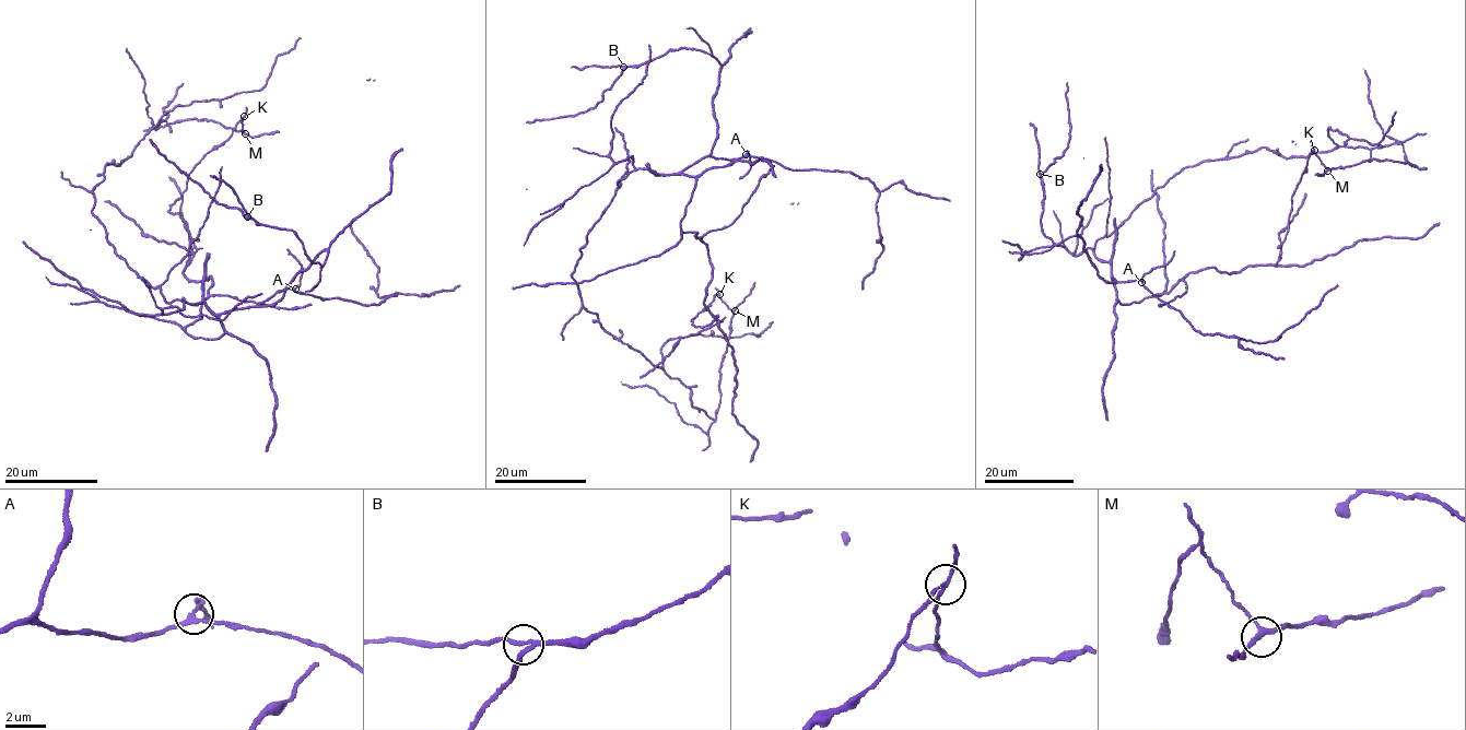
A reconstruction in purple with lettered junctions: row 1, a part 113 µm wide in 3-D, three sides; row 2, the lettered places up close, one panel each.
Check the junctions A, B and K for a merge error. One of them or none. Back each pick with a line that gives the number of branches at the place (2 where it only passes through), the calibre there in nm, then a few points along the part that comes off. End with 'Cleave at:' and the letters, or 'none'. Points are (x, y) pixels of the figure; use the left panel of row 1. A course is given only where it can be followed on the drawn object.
K: 3 branches meet; 140 nm thick; foreign part runs (244, 116), (243, 132), (190, 118), (159, 127), (148, 116), (145, 80), (127, 48)
Cleave at: K

